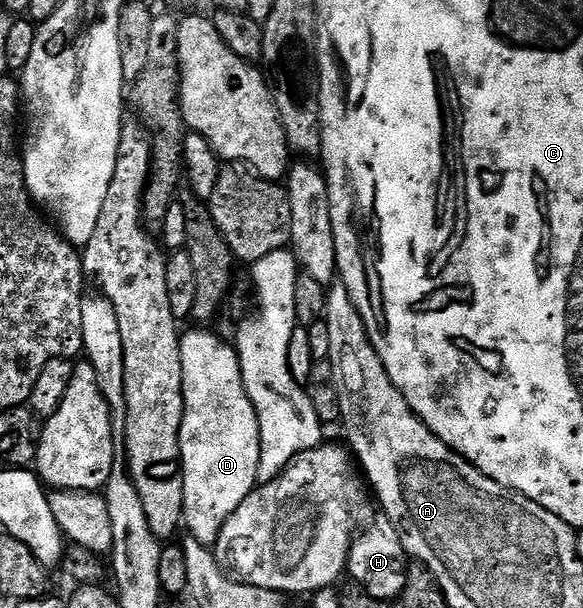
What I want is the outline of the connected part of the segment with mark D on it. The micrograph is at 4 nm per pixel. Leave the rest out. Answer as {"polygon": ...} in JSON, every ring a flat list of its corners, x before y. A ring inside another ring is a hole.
{"polygon":[[195,326,192,332,184,331,179,340,181,346,181,364,183,366,183,422,181,424,181,434,179,435,179,459,181,461,181,471,183,473,183,518,185,528,188,528,190,535,198,539,206,546,214,546,219,540,221,530,225,522,249,498,249,494,257,487,257,466,258,459,261,457,261,438,259,437,258,416,255,413,253,402,250,401,249,394,246,392,245,382,242,381,241,362,236,352,236,345,229,342,226,344,219,336,214,336,211,332,206,332,206,327]]}

